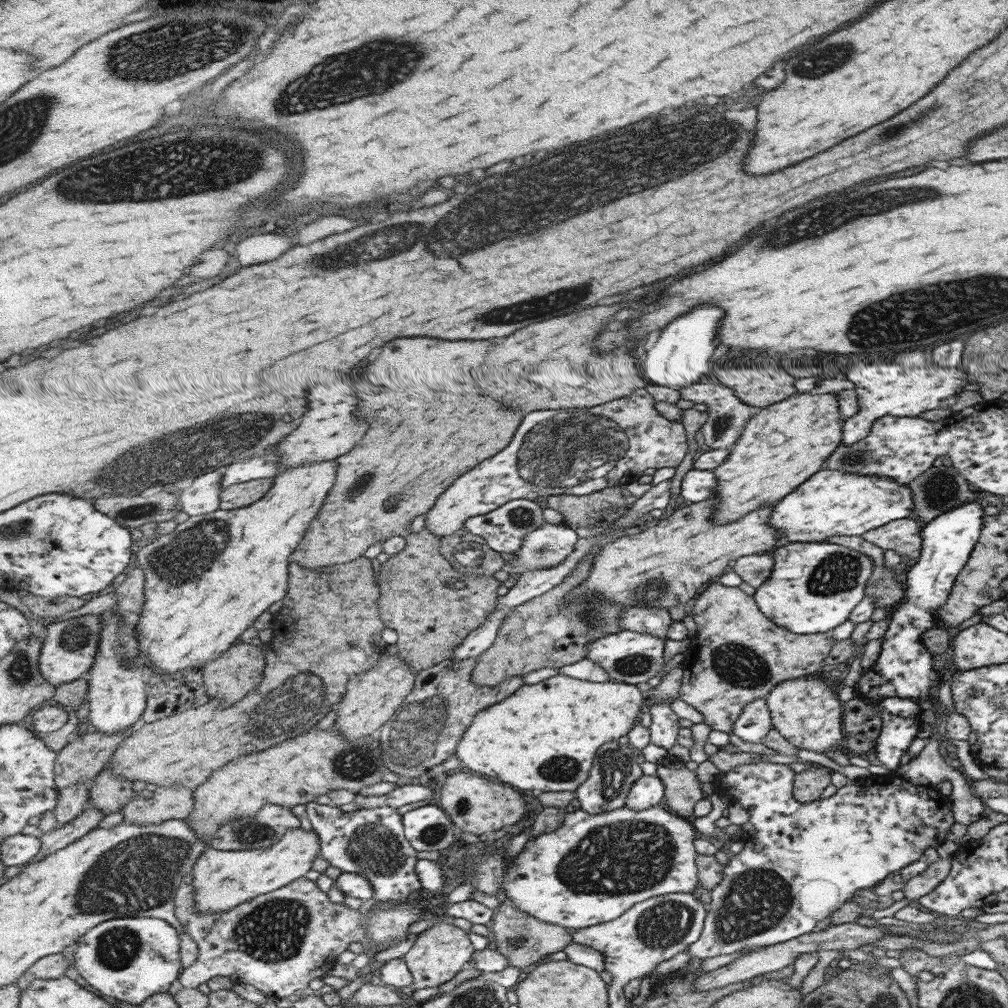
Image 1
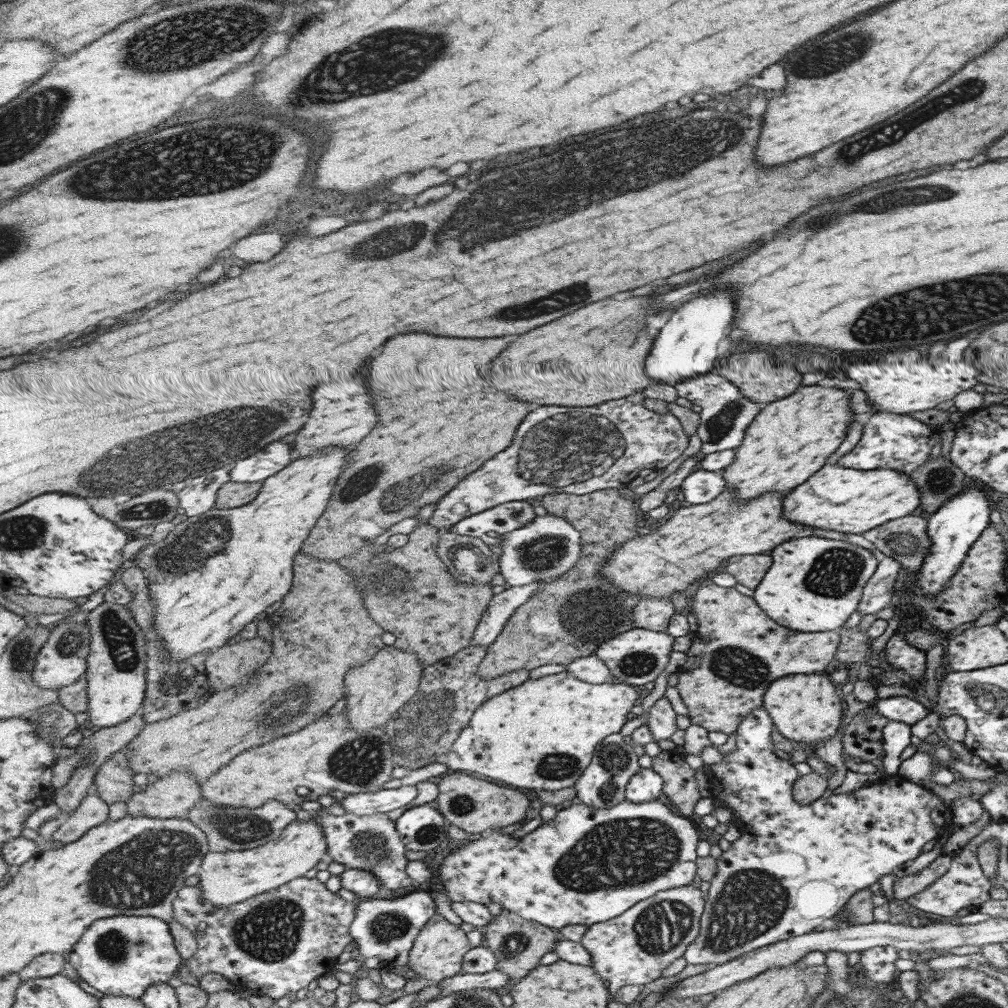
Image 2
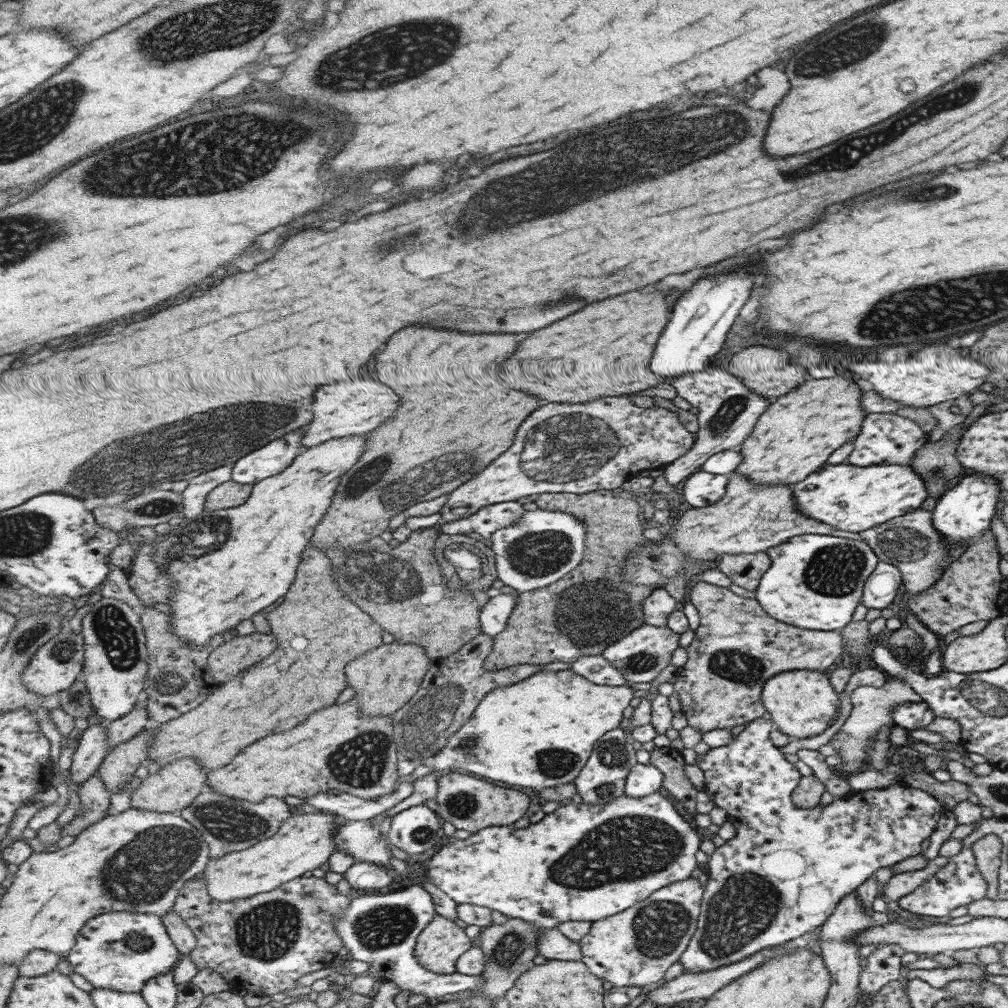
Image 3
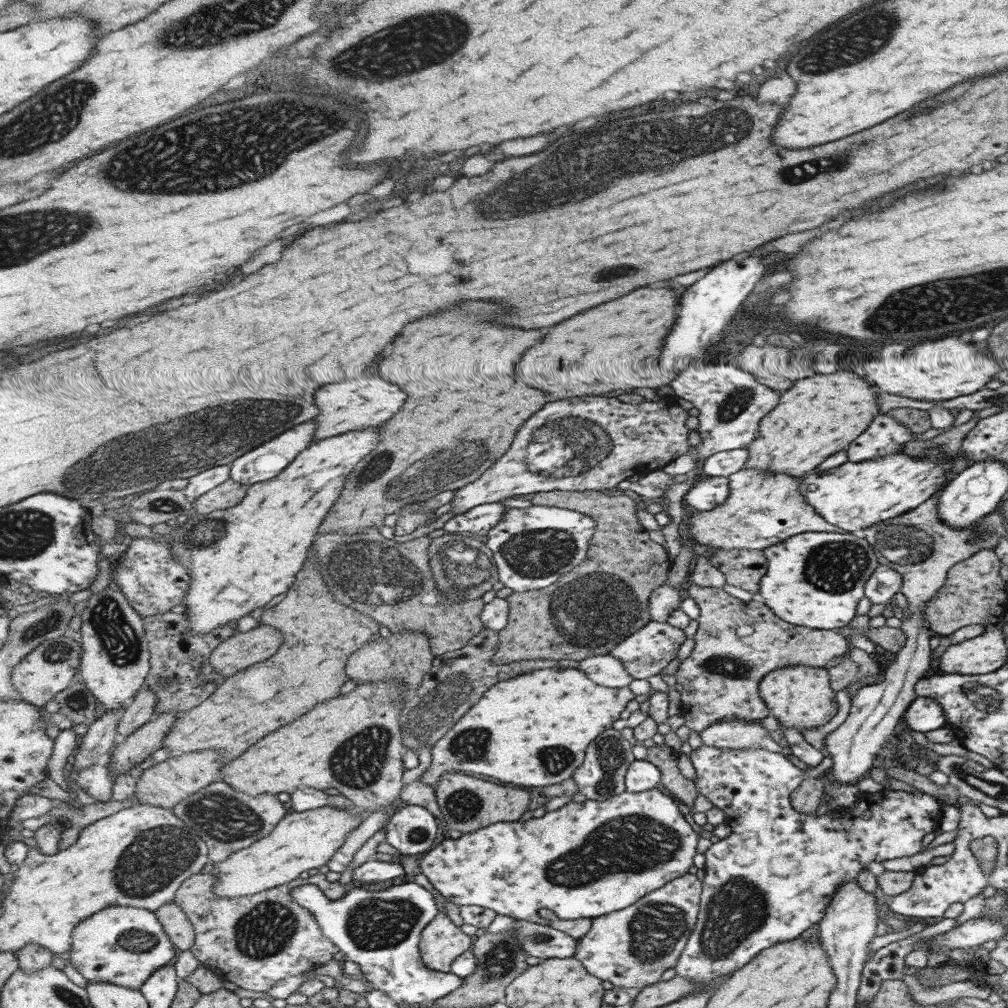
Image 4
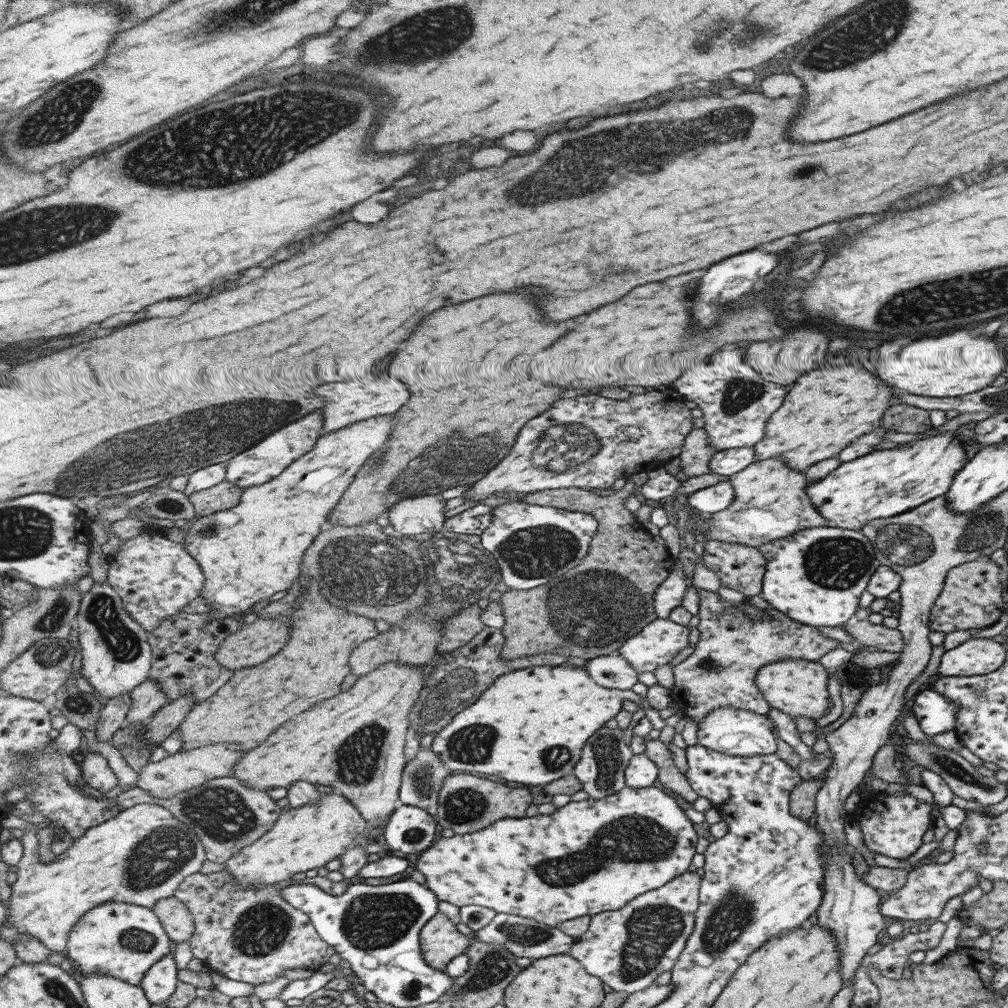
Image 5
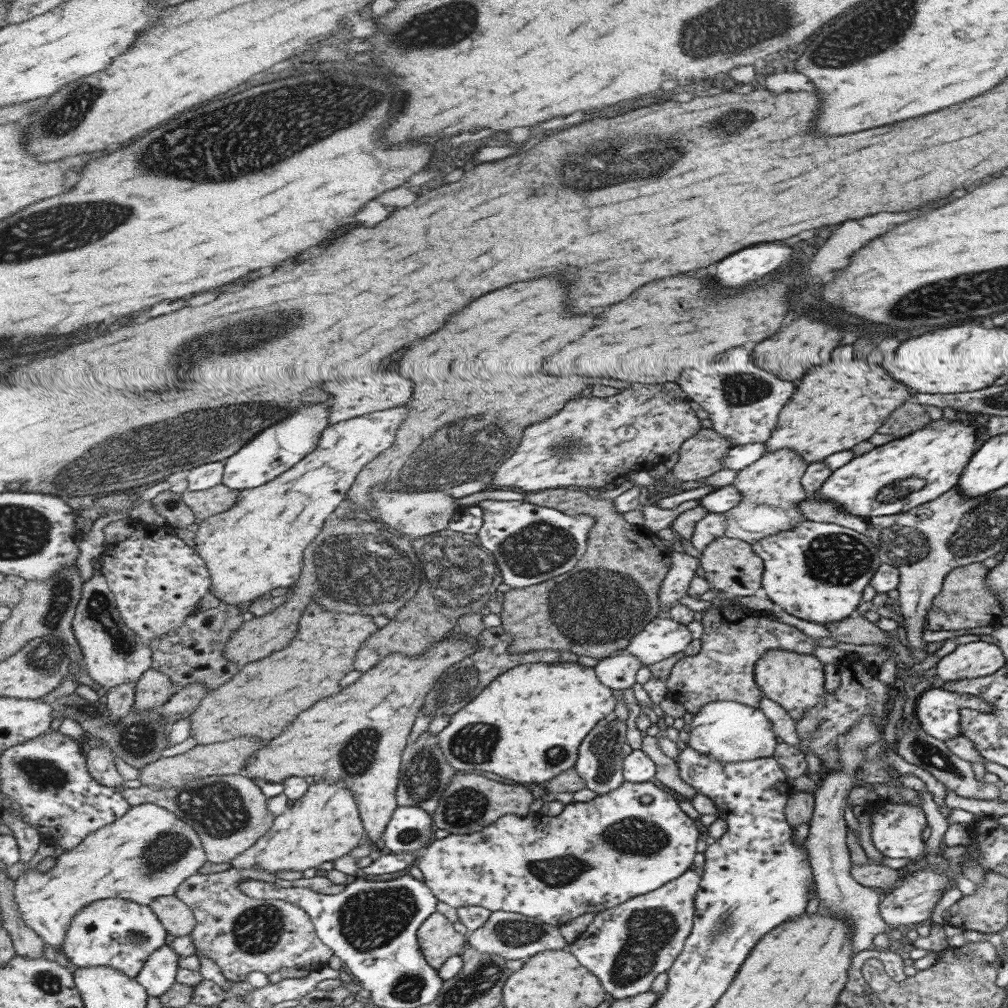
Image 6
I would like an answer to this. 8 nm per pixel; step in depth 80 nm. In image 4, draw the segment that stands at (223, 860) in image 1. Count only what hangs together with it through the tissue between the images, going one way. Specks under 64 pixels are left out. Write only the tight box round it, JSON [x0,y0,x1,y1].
[213,805,363,898]

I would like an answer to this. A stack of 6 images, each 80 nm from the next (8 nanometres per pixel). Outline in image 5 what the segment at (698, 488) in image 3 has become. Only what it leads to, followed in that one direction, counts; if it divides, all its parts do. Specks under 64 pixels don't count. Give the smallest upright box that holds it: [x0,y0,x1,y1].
[687,481,735,515]

